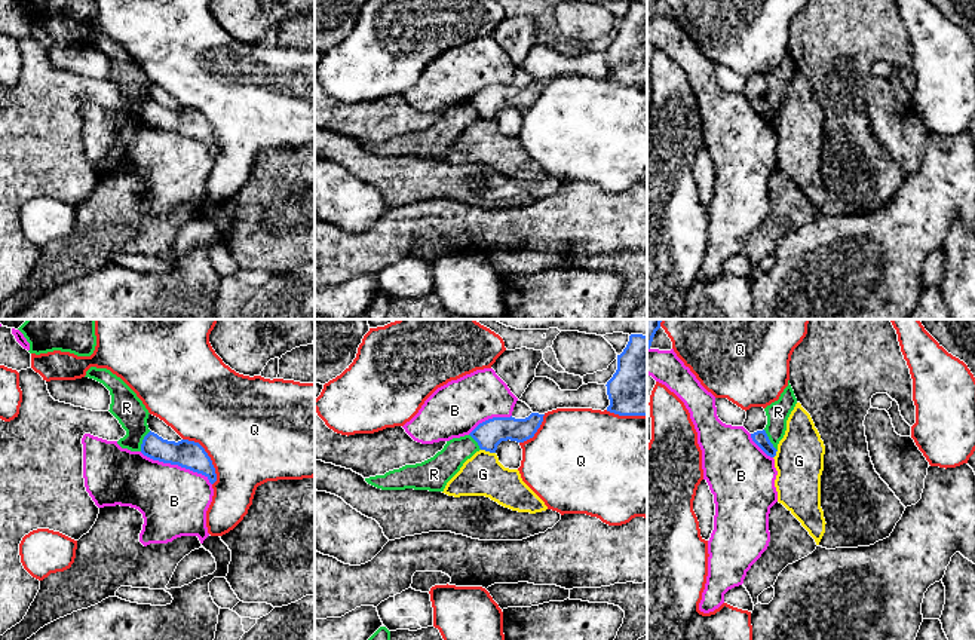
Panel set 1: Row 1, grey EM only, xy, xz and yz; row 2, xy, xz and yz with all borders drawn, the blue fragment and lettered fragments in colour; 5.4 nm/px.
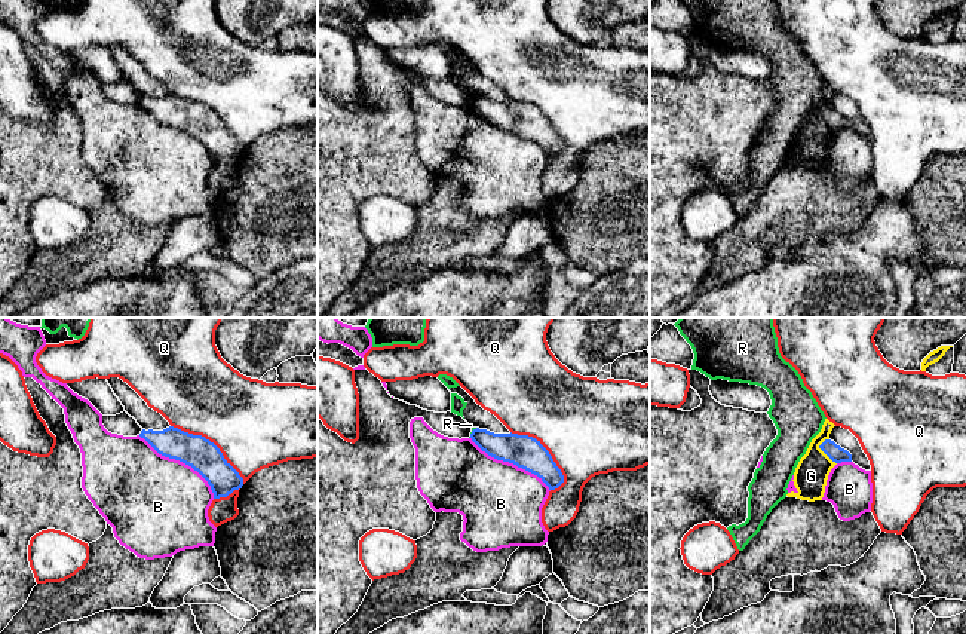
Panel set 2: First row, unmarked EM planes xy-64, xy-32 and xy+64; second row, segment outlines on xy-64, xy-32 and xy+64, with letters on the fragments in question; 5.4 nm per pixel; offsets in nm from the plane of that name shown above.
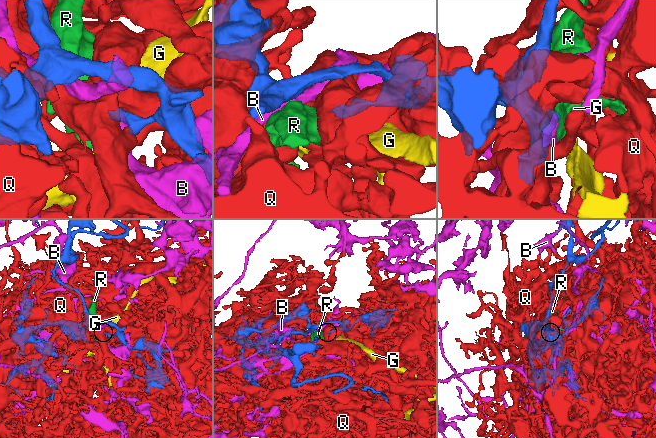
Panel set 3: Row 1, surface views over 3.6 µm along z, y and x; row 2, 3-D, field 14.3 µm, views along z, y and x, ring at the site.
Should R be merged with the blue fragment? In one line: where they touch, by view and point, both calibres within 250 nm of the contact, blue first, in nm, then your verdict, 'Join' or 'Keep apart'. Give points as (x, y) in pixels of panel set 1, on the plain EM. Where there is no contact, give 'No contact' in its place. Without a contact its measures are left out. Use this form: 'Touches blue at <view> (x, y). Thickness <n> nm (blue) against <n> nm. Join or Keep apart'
Touches blue at yz (769, 107). Thickness 80 nm (blue) against 120 nm. Keep apart

